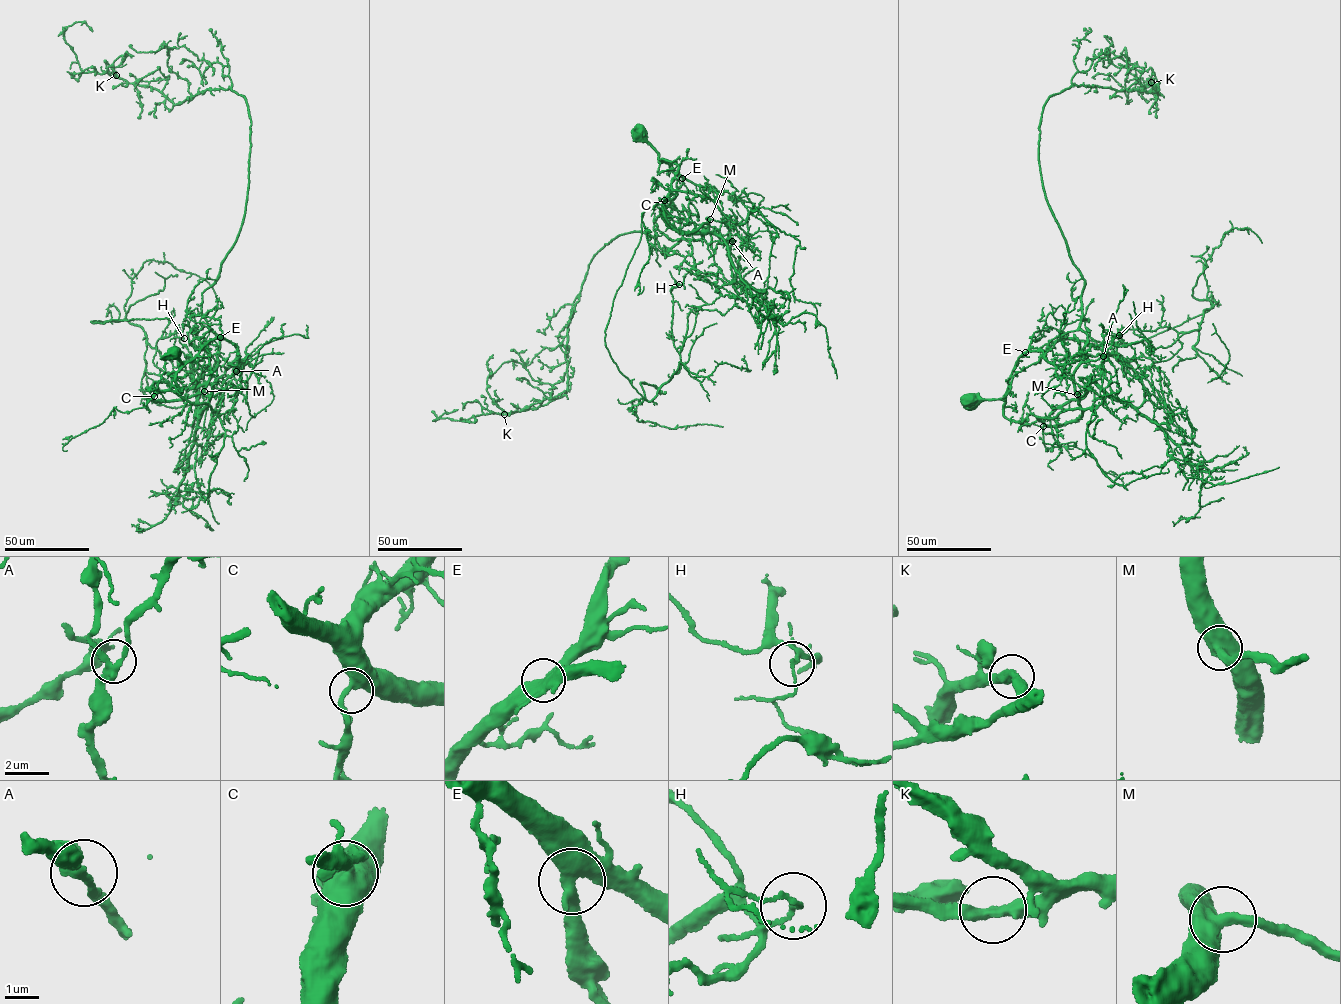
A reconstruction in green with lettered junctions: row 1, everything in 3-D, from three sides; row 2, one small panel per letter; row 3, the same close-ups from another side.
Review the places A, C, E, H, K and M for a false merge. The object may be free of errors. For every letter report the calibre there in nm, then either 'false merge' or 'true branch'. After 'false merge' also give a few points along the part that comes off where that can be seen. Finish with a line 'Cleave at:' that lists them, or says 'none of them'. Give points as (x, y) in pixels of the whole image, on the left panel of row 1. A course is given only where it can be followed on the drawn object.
A: 260 nm | true branch
C: 480 nm | true branch
E: 480 nm | true branch
H: 120 nm | false merge | (184, 338), (177, 330), (158, 339), (153, 348), (143, 329), (126, 320), (90, 321), (166, 317), (175, 323)
K: 400 nm | true branch
M: 480 nm | true branch
Cleave at: H

